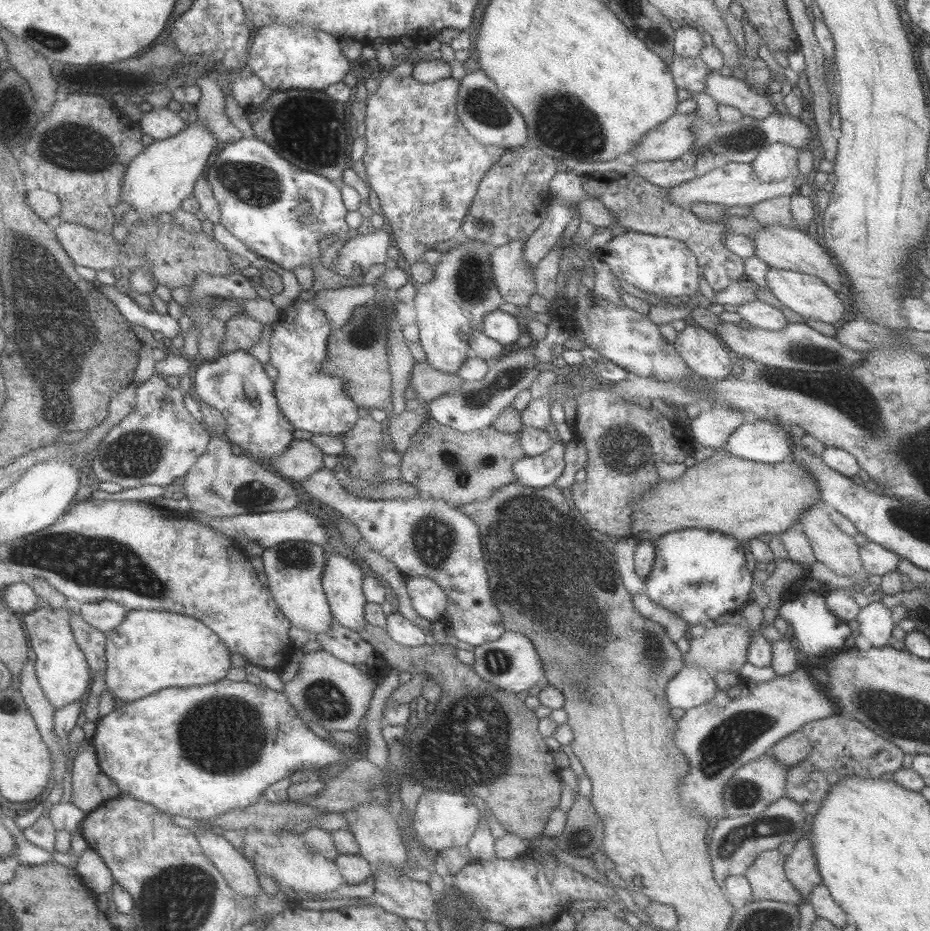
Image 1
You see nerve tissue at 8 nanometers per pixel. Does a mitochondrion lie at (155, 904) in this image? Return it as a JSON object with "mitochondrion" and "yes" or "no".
{"mitochondrion":"yes"}

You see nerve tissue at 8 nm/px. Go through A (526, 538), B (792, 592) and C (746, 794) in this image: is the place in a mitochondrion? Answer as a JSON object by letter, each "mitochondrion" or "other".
{"A":"mitochondrion","B":"other","C":"mitochondrion"}

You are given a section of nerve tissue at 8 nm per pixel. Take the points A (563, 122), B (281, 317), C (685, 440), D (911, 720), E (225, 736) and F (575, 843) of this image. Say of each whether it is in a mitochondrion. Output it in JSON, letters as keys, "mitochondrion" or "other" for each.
{"A":"mitochondrion","B":"other","C":"other","D":"mitochondrion","E":"mitochondrion","F":"other"}

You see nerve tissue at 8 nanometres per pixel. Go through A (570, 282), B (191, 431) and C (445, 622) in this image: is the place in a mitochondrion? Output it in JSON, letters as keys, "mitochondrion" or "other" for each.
{"A":"other","B":"other","C":"other"}

